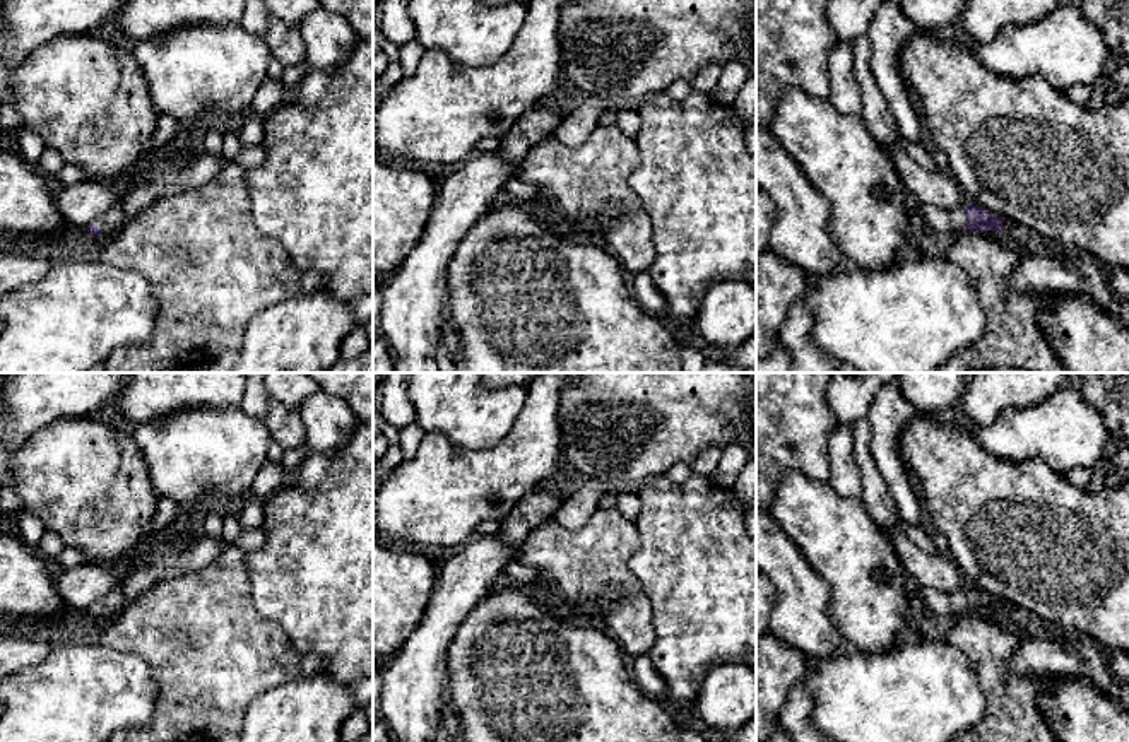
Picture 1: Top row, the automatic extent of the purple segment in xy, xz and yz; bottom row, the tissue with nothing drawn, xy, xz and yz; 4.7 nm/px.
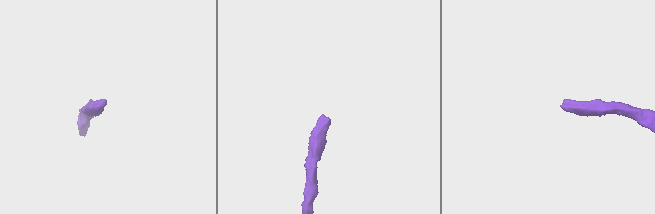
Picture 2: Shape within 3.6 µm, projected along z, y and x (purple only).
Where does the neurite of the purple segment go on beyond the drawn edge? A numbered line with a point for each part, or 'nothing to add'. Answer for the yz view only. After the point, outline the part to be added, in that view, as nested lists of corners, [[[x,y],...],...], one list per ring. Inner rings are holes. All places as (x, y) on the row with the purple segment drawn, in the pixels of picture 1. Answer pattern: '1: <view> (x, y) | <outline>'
1: yz (941, 221) | [[[919,203],[919,214],[927,227],[941,234],[960,234],[968,224],[963,207],[944,210],[934,205]]]

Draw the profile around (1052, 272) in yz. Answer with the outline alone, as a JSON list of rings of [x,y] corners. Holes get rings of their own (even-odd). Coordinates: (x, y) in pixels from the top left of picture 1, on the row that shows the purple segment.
[[[1061,250],[1049,255],[1021,255],[1011,277],[1011,287],[1020,292],[1059,292],[1066,289],[1081,294],[1085,284],[1069,263],[1071,255]]]

